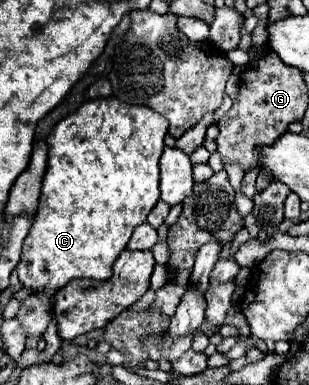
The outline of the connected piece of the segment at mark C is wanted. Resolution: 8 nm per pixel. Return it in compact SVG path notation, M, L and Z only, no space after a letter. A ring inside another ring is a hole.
M114 96L110 98L96 98L96 100L88 100L84 102L76 112L68 114L64 120L60 120L50 136L48 136L48 170L46 170L46 176L44 176L44 182L42 182L42 196L40 196L40 202L38 202L38 210L36 210L36 216L34 216L34 224L24 240L24 246L22 246L22 258L20 258L20 264L18 264L18 276L20 276L20 282L24 288L30 288L36 296L44 296L48 302L52 300L52 296L56 294L56 290L60 290L62 286L66 286L70 280L76 280L76 278L92 278L92 280L108 280L112 276L112 266L116 262L116 258L120 256L120 252L126 248L134 228L142 222L146 222L146 216L148 212L156 206L156 202L160 200L160 186L158 186L158 160L160 160L160 154L162 154L162 148L164 148L164 136L166 136L166 130L168 130L168 120L156 112L152 112L150 108L144 108L144 106L130 106L130 104L124 104L120 100L116 100Z

